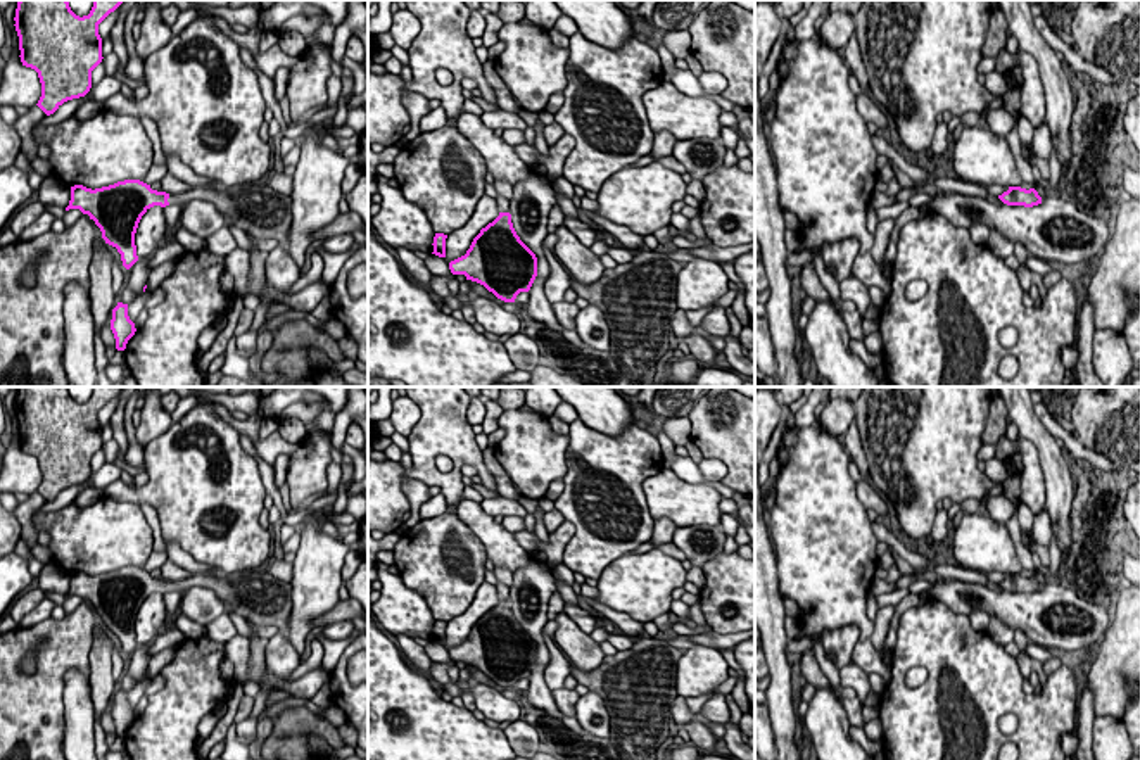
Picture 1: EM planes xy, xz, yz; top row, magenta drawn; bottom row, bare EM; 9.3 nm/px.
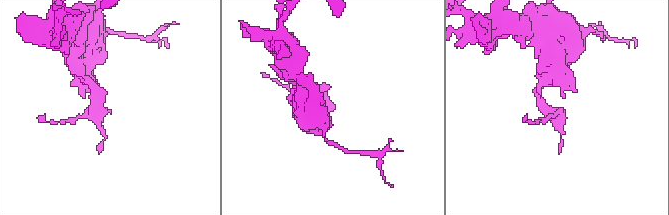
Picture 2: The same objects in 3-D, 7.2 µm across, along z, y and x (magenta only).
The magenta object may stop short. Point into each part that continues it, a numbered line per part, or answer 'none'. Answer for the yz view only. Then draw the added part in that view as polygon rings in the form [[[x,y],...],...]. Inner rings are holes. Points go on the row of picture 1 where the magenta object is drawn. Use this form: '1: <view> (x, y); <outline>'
none

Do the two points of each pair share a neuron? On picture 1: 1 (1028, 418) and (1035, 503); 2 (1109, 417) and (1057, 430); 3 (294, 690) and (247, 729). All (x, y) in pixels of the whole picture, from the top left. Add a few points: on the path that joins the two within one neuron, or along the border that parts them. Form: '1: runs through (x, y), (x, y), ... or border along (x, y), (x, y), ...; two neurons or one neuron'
1: border along (1021, 436), (1033, 444), (1045, 479); two neurons
2: border along (1076, 430), (1085, 446), (1108, 456); two neurons
3: runs through (278, 686), (272, 686), (263, 695), (254, 714); one neuron

